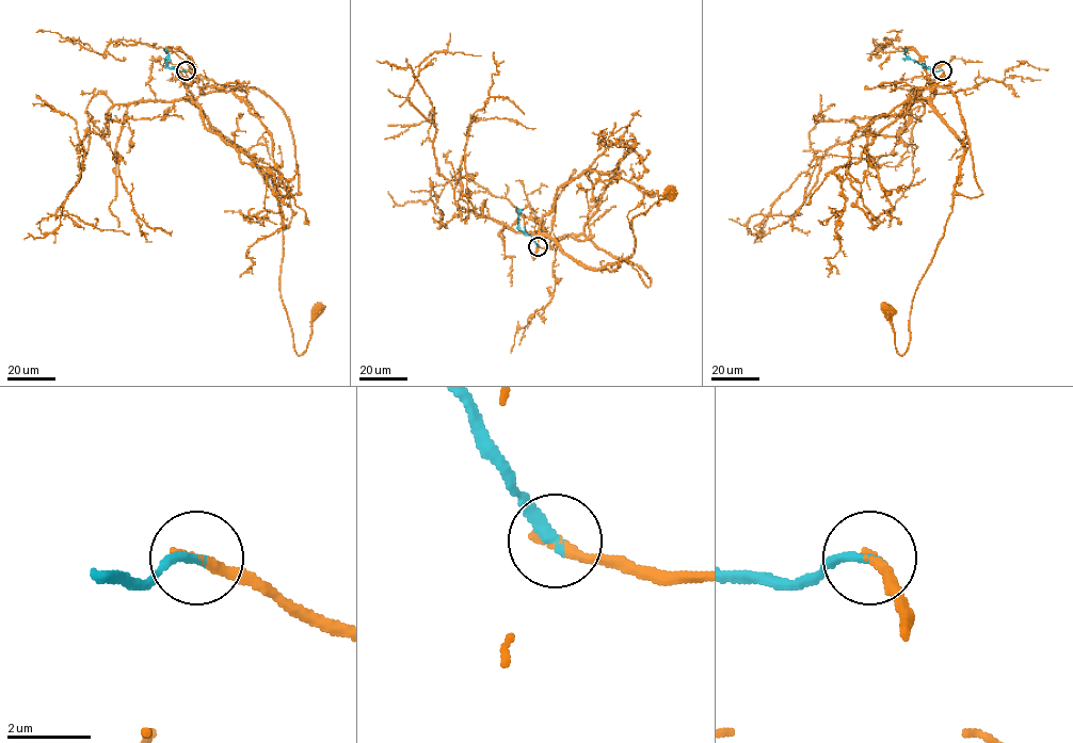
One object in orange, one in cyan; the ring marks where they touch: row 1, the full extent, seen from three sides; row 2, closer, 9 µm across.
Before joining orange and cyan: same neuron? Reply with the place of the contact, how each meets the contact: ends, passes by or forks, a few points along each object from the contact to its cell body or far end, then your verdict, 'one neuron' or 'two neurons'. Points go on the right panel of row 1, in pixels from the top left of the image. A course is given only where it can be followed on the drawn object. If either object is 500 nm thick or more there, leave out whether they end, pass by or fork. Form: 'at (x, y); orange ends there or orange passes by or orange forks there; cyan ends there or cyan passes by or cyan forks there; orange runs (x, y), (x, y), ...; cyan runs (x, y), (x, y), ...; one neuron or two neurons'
at (942, 70); orange ends there; cyan ends there; orange runs (942, 69), (930, 85), (956, 97), (982, 192), (954, 195), (914, 294), (903, 354), (889, 311); cyan runs (942, 69), (933, 71), (911, 60), (906, 54), (906, 49); one neuron

